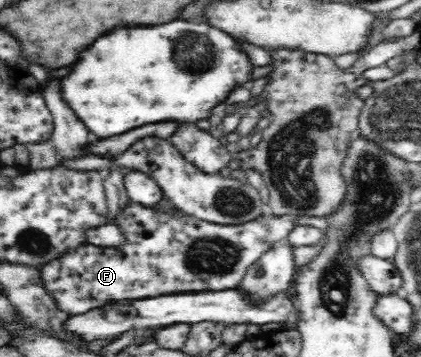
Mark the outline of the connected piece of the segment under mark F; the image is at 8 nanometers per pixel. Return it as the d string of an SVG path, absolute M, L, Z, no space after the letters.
M133 203L131 206L127 207L127 209L119 215L119 221L117 221L117 224L119 224L119 227L123 228L123 232L125 232L125 234L127 234L127 238L129 238L129 241L127 241L127 244L123 245L123 247L115 249L105 248L102 246L92 246L91 244L88 244L87 246L68 254L66 257L63 257L62 260L53 261L50 265L47 265L45 268L39 270L39 285L43 286L43 290L45 290L45 293L50 297L52 304L55 305L57 310L63 312L63 314L69 315L75 313L87 313L89 309L95 309L108 304L109 302L120 299L155 297L158 295L179 292L217 292L233 290L237 287L237 283L245 277L245 273L247 273L249 265L253 265L253 263L255 263L255 261L257 261L259 257L265 253L267 247L271 245L270 241L279 240L283 242L287 233L289 233L291 228L295 225L292 218L271 215L269 215L268 219L263 219L263 221L244 221L243 223L237 225L214 224L205 220L200 220L199 218L193 216L187 216L183 213L173 217L157 217L154 213L151 213L145 205L141 205L139 203Z

